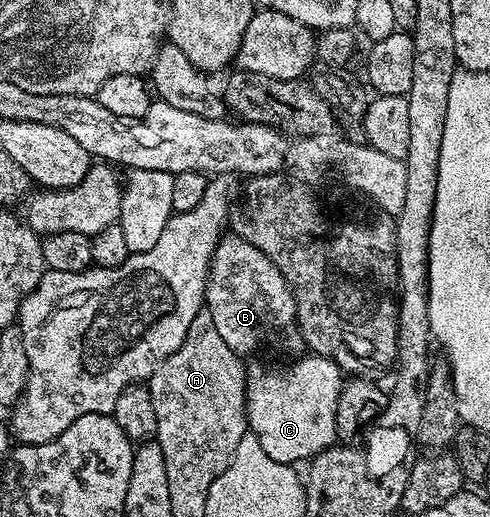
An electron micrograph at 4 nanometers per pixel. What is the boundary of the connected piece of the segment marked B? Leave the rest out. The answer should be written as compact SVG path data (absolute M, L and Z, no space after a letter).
M225 236L218 242L205 283L205 306L227 348L239 356L268 346L293 354L291 356L300 355L306 349L301 329L297 327L297 309L287 280L270 258L247 240Z

